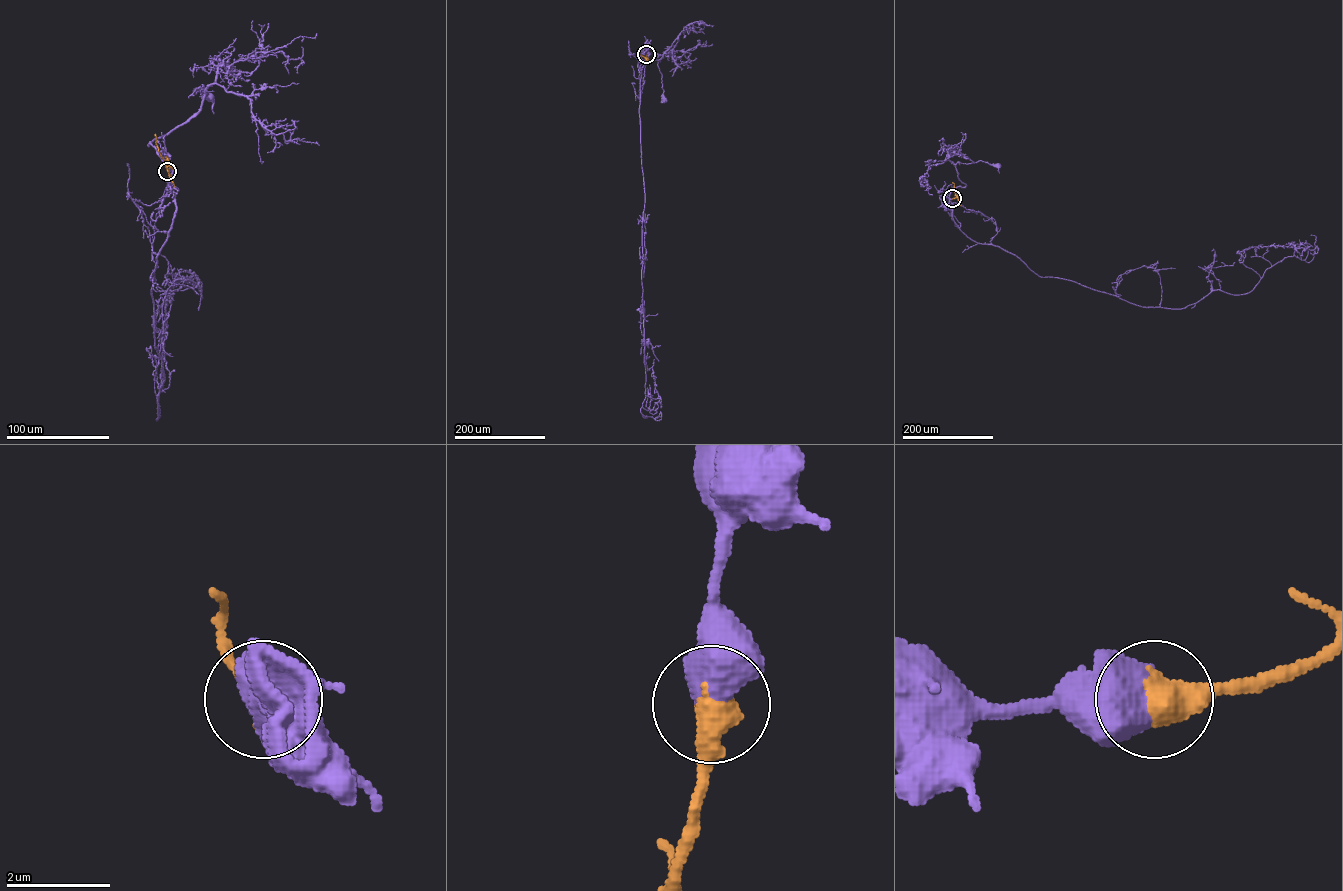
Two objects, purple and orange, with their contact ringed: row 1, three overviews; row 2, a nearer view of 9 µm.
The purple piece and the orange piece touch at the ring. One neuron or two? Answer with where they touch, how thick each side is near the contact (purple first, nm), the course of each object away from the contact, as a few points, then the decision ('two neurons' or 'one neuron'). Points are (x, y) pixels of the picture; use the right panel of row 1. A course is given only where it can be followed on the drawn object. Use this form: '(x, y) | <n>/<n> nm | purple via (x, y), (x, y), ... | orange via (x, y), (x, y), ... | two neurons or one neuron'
(952, 198) | 850/650 nm | purple via (952, 199), (949, 199), (951, 190), (966, 185), (958, 178), (956, 163), (981, 160), (997, 165) | orange via (952, 199), (956, 196), (952, 182) | one neuron

